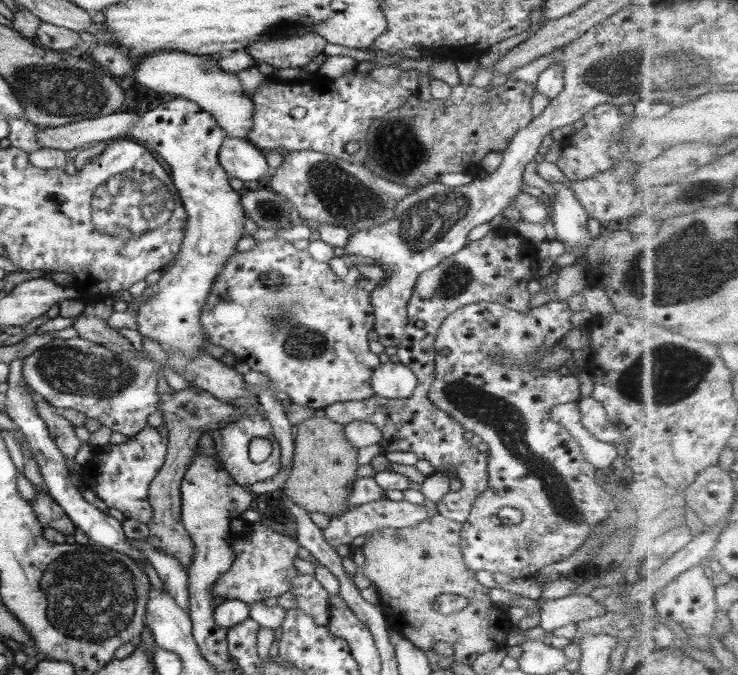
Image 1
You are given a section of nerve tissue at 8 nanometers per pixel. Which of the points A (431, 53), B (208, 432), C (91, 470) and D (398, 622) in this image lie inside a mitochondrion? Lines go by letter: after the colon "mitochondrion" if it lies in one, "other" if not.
A: other
B: other
C: other
D: other

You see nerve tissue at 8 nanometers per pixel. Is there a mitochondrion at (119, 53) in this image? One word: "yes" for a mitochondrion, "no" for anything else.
yes

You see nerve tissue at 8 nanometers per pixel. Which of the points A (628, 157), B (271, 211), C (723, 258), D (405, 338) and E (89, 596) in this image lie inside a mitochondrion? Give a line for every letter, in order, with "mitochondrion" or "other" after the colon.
A: other
B: mitochondrion
C: mitochondrion
D: other
E: mitochondrion

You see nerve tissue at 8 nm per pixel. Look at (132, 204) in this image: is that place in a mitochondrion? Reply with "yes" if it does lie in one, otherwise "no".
yes

